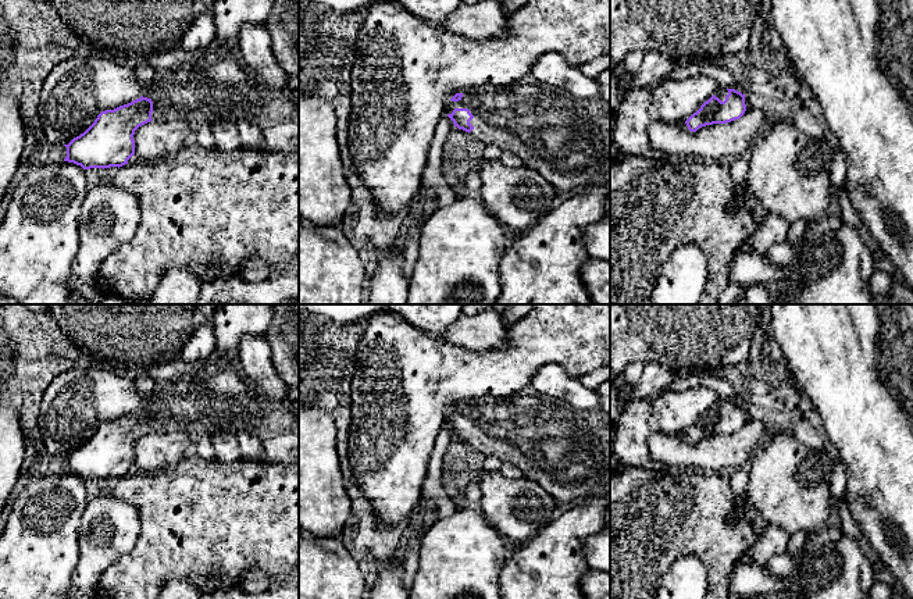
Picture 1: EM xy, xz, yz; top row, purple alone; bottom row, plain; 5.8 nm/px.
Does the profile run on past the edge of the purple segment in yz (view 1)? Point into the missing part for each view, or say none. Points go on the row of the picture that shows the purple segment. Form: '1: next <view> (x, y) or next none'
1: next yz (720, 92)

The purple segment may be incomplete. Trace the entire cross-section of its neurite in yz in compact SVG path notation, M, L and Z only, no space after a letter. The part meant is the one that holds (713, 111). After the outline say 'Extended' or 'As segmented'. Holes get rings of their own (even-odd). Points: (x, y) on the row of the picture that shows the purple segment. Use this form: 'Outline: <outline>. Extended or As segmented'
Outline: M718 88L685 124L691 132L696 132L706 125L727 124L739 120L745 111L745 95L735 89Z. Extended

